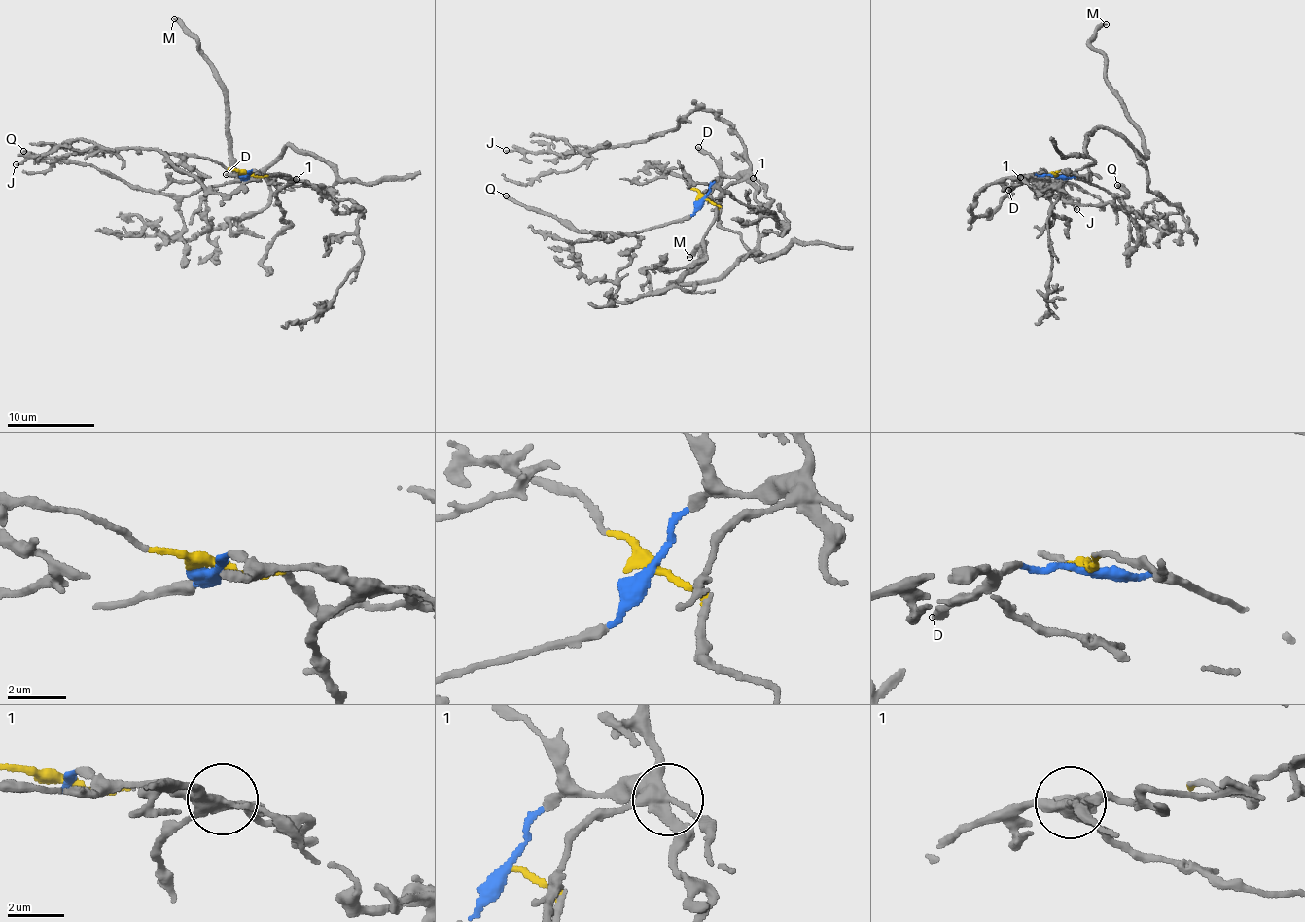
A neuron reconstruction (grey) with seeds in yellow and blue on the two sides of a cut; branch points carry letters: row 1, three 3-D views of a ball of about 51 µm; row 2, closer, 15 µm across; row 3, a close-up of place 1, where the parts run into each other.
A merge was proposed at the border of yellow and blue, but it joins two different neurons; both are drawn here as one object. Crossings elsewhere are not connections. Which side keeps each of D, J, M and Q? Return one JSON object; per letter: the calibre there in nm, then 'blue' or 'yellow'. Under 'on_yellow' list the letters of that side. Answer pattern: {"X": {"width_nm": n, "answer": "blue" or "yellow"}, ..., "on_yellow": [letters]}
{"D": {"width_nm": 320, "answer": "blue"}, "J": {"width_nm": 190, "answer": "yellow"}, "M": {"width_nm": 300, "answer": "yellow"}, "Q": {"width_nm": 260, "answer": "blue"}, "on_yellow": ["J", "M"]}

